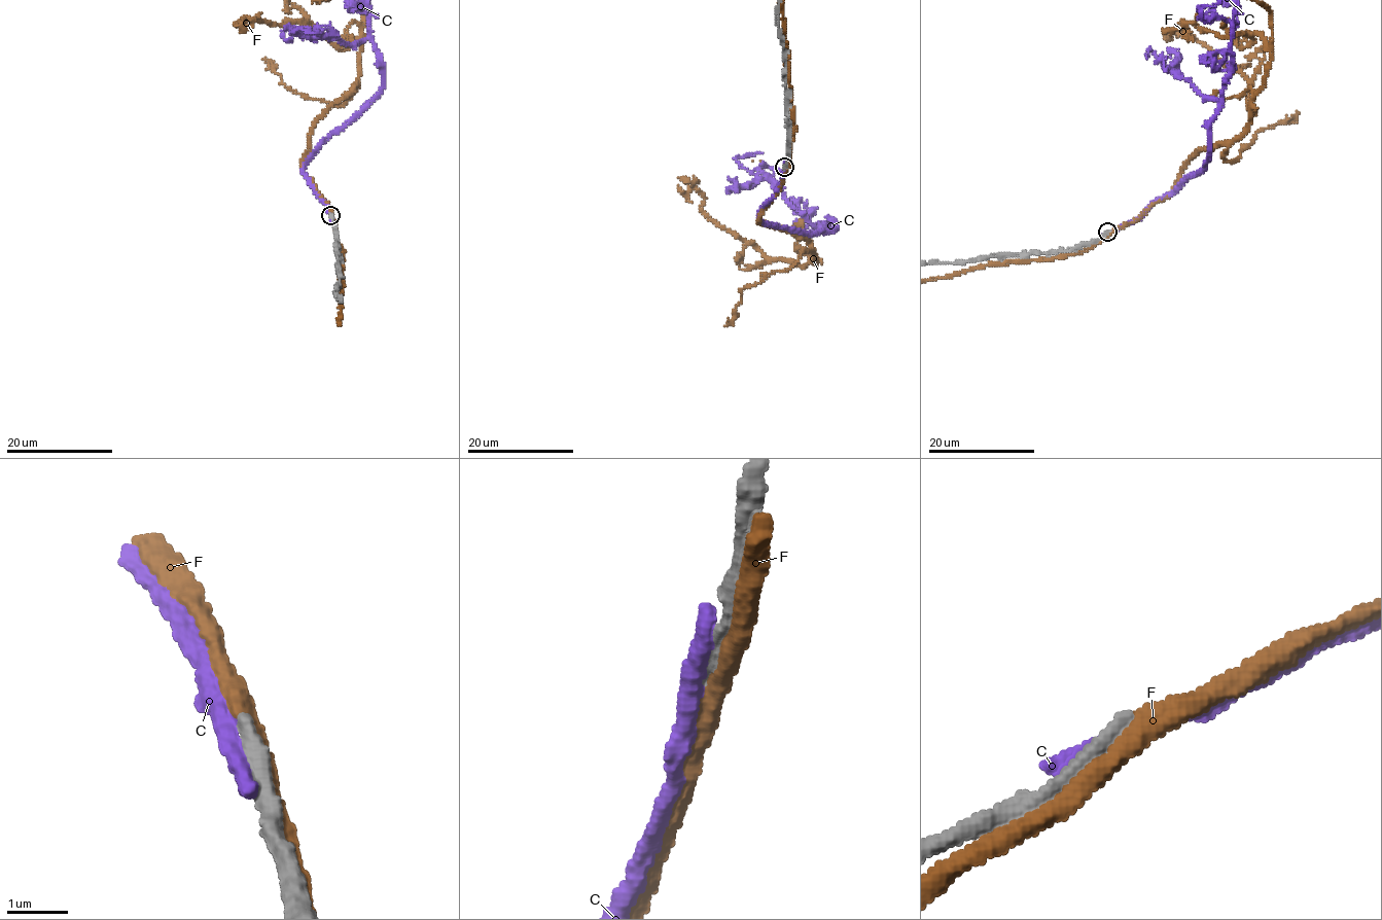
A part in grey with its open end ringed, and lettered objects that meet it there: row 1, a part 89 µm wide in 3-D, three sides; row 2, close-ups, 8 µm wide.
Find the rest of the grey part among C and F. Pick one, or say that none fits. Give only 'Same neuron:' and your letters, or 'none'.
Same neuron: none

